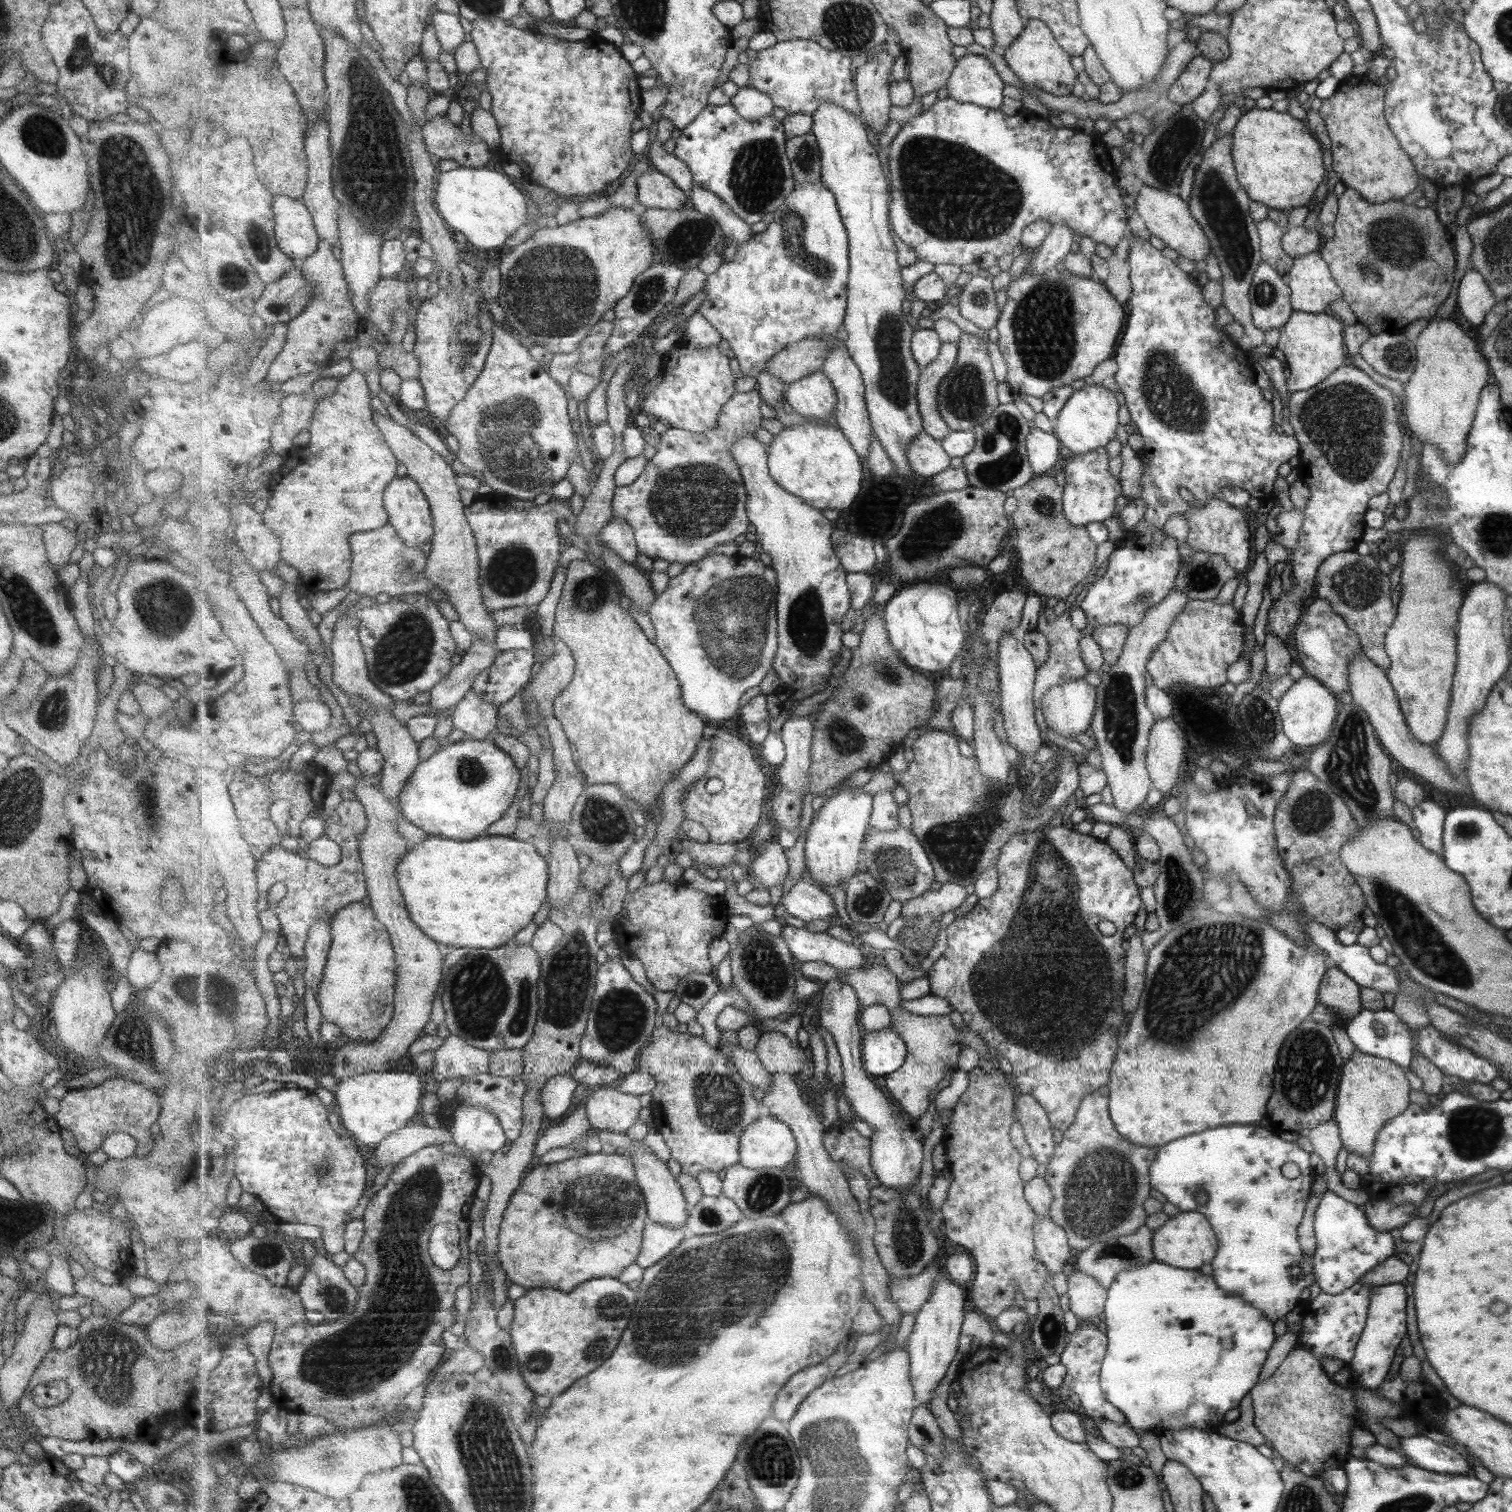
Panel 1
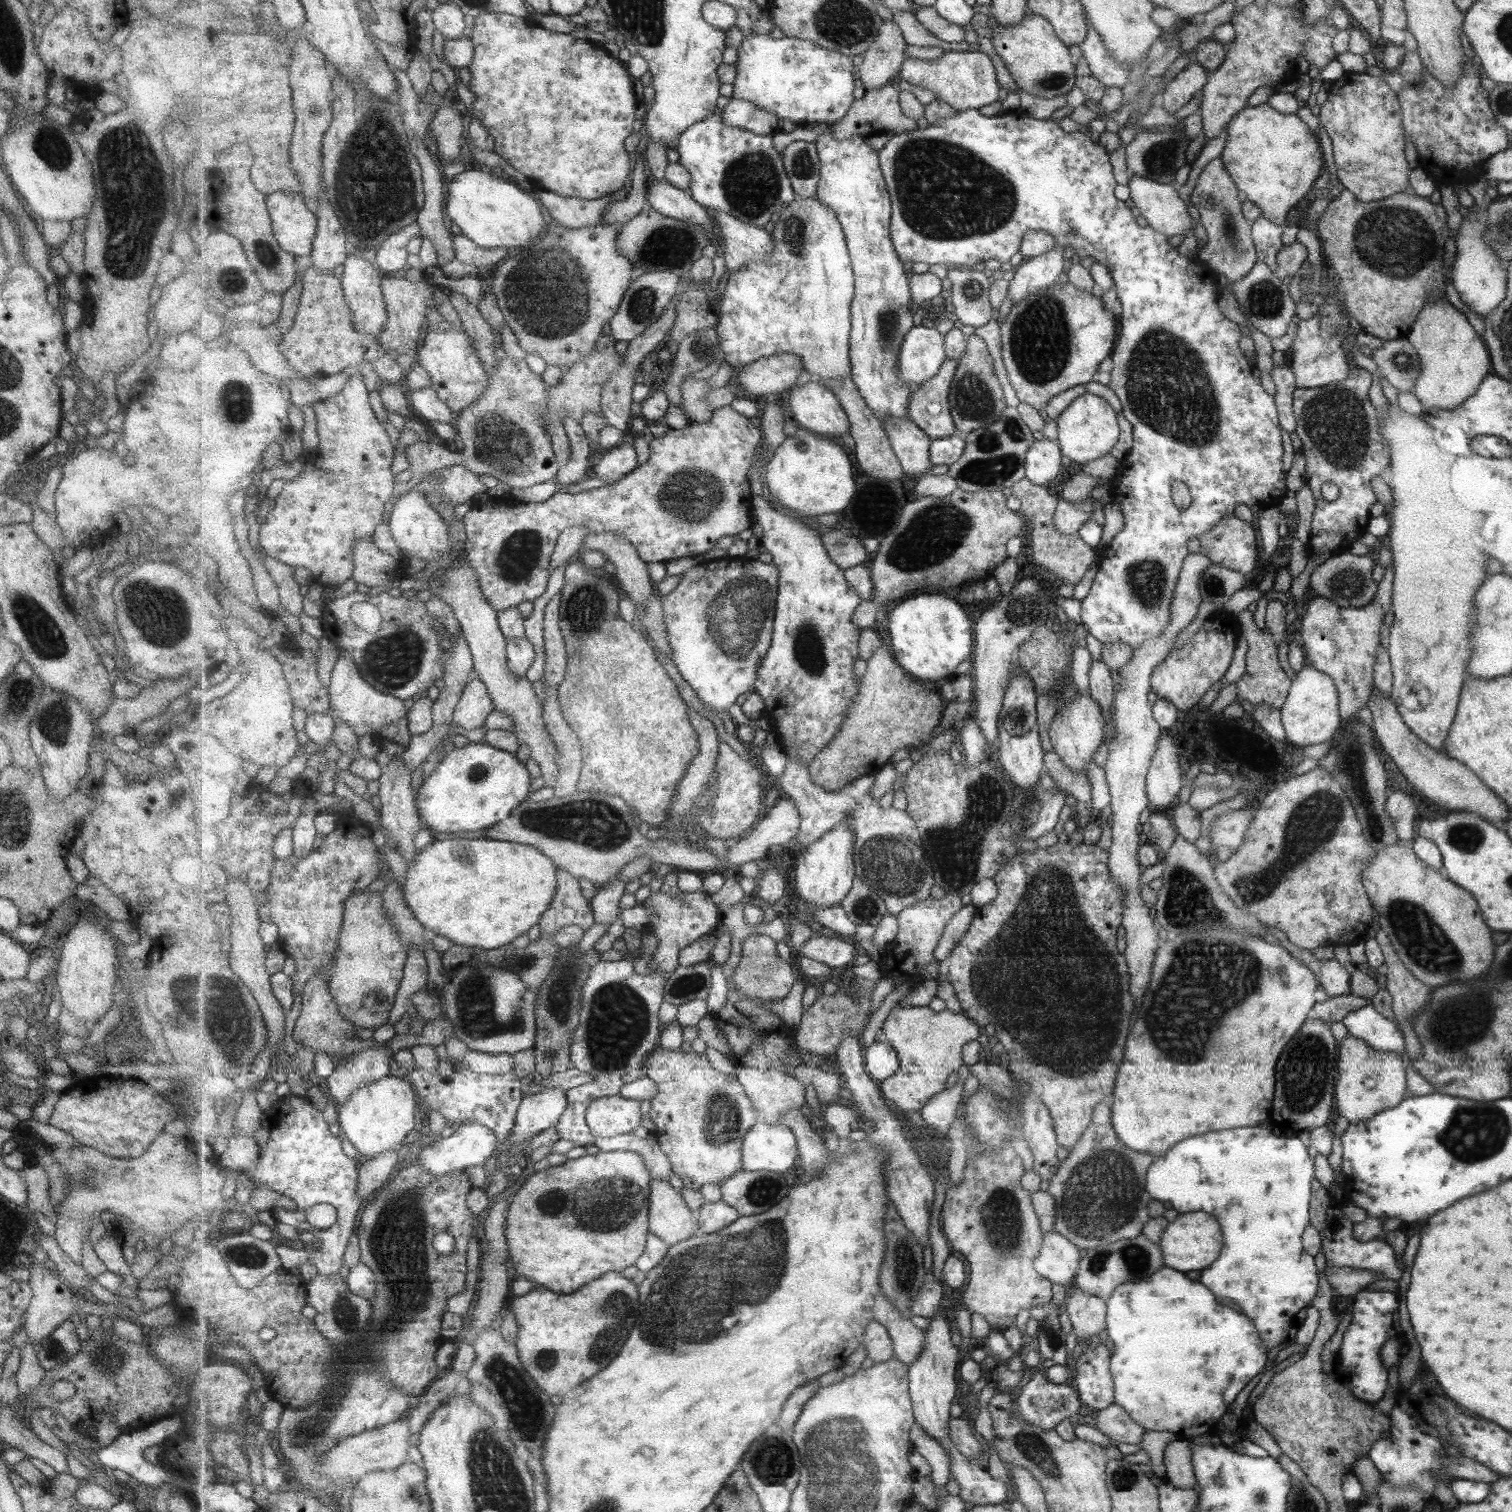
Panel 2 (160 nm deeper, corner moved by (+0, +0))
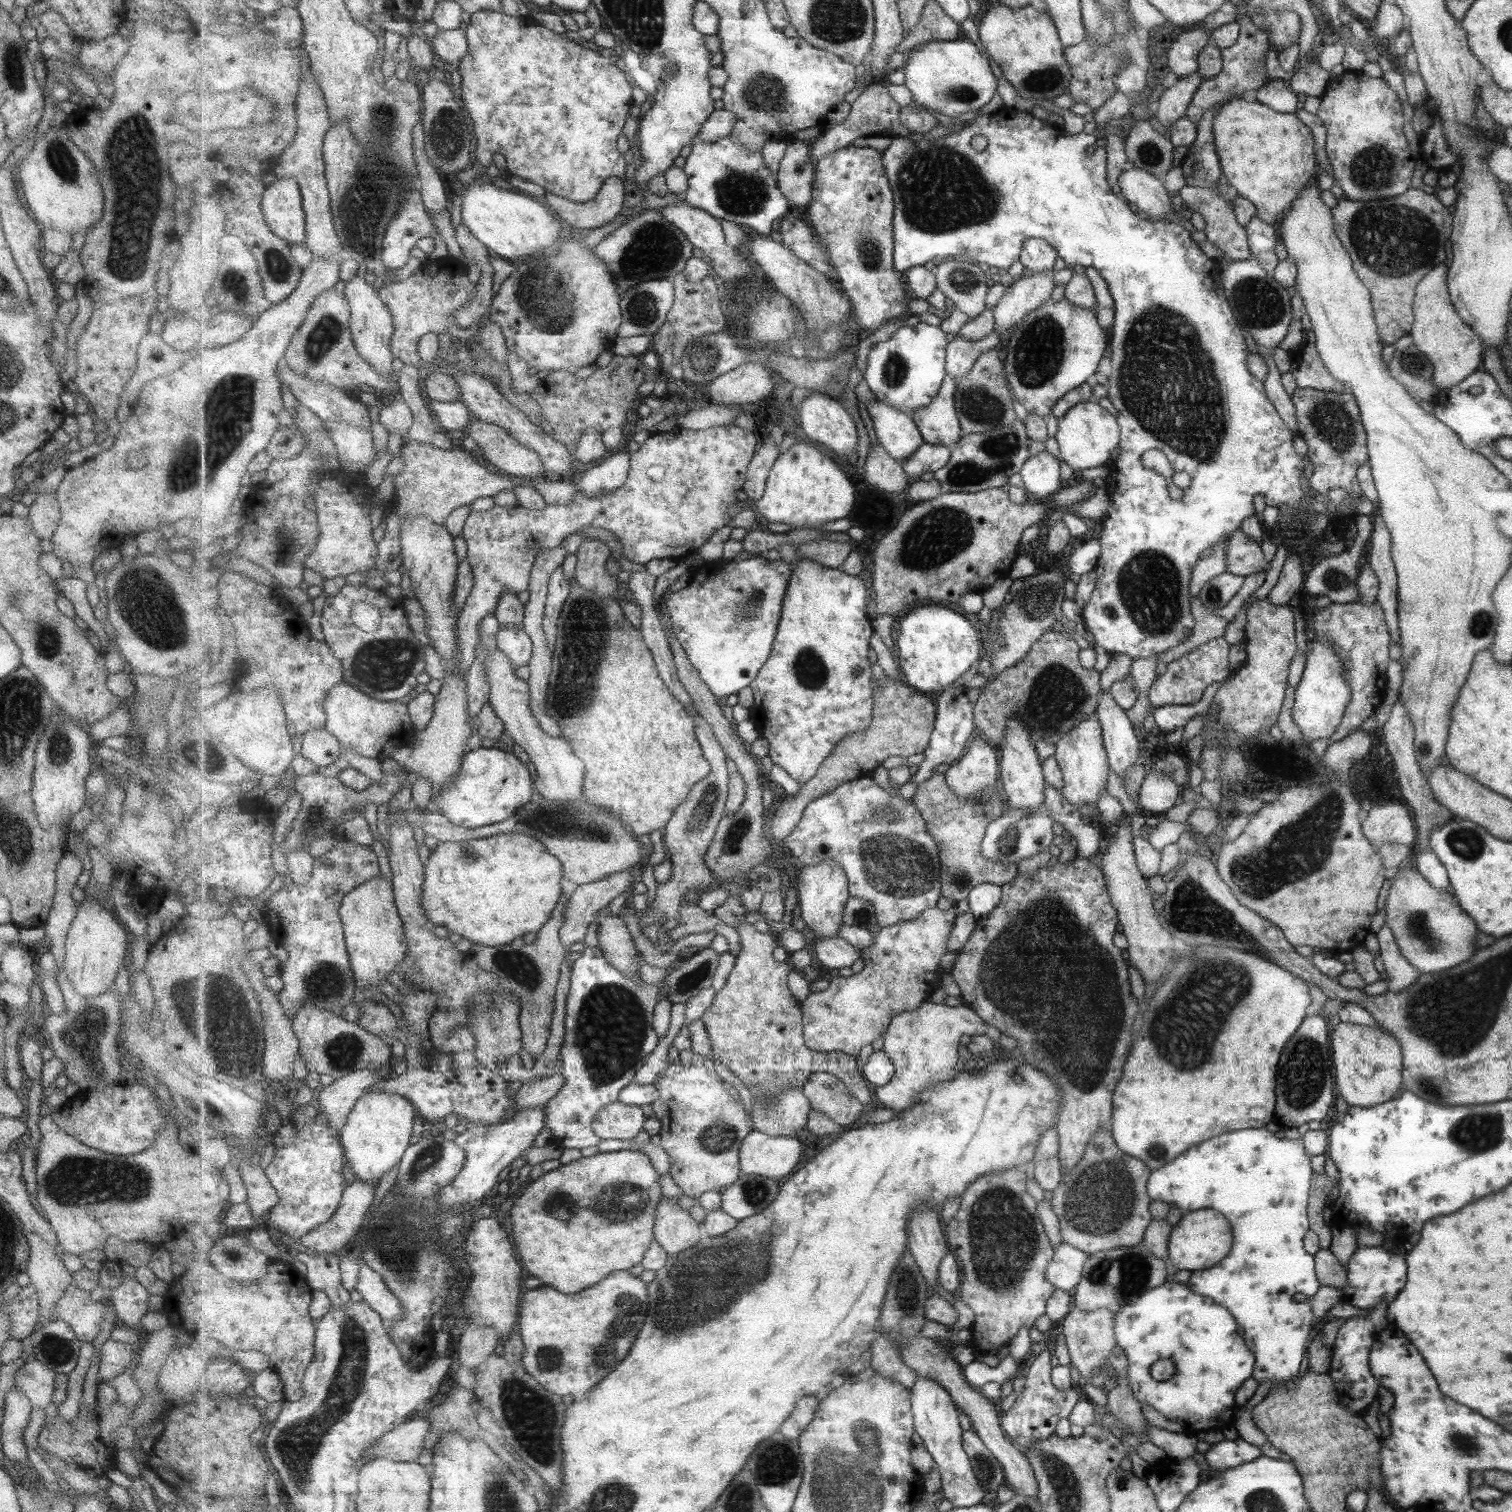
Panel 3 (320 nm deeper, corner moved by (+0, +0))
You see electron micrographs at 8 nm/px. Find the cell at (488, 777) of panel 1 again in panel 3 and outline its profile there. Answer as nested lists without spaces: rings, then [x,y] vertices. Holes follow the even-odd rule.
[[[497,745],[487,748],[480,746],[466,753],[461,771],[451,783],[446,785],[439,796],[431,799],[430,806],[441,809],[446,817],[449,817],[455,824],[473,829],[479,826],[489,826],[505,819],[511,818],[516,812],[528,805],[533,798],[533,789],[536,781],[531,778],[531,772],[526,764],[523,764],[517,756],[500,749]]]

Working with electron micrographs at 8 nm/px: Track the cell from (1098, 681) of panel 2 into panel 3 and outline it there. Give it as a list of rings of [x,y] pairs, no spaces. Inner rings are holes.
[[[1102,690],[1095,718],[1103,728],[1103,743],[1107,751],[1109,770],[1119,777],[1124,776],[1139,757],[1140,740],[1137,730],[1107,690]]]

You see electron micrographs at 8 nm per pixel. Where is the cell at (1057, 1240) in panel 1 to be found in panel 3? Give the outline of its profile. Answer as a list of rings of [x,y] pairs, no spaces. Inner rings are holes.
[[[1062,1243],[1055,1248],[1052,1260],[1048,1262],[1045,1271],[1047,1279],[1057,1290],[1072,1292],[1083,1276],[1084,1262],[1088,1260],[1085,1251],[1077,1250]]]

